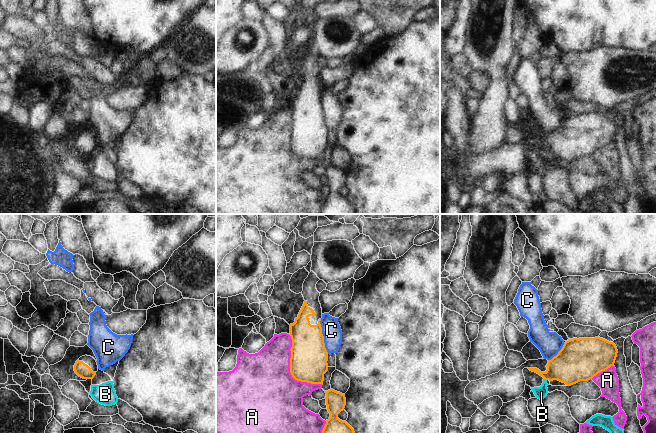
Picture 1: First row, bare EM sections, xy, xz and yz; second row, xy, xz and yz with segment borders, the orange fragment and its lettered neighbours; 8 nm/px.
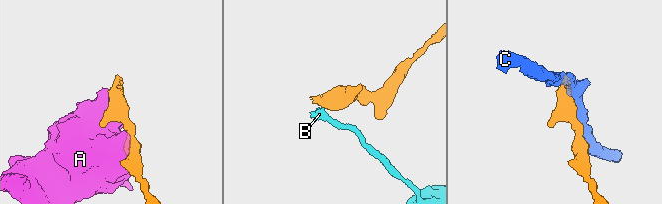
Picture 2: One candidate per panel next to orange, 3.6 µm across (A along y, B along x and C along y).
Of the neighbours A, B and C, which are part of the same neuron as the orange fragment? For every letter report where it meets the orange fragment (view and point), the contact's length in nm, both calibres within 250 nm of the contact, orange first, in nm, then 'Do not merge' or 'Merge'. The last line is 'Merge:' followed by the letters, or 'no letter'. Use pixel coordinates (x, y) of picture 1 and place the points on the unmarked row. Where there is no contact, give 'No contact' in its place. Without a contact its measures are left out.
A: Touches orange at xz (290, 147). Shared border 480 nm. Thickness 300 nm (orange) against 480 nm. Do not merge
B: Touches orange at yz (545, 155). Shared border 30 nm. Thickness 300 nm (orange) against 100 nm. Do not merge
C: Touches orange at xz (323, 112). Shared border 280 nm. Thickness 300 nm (orange) against 160 nm. Do not merge
Merge: no letter

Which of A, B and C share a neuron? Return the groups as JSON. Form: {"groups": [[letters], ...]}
{"groups": [["A"], ["B"], ["C"]]}

